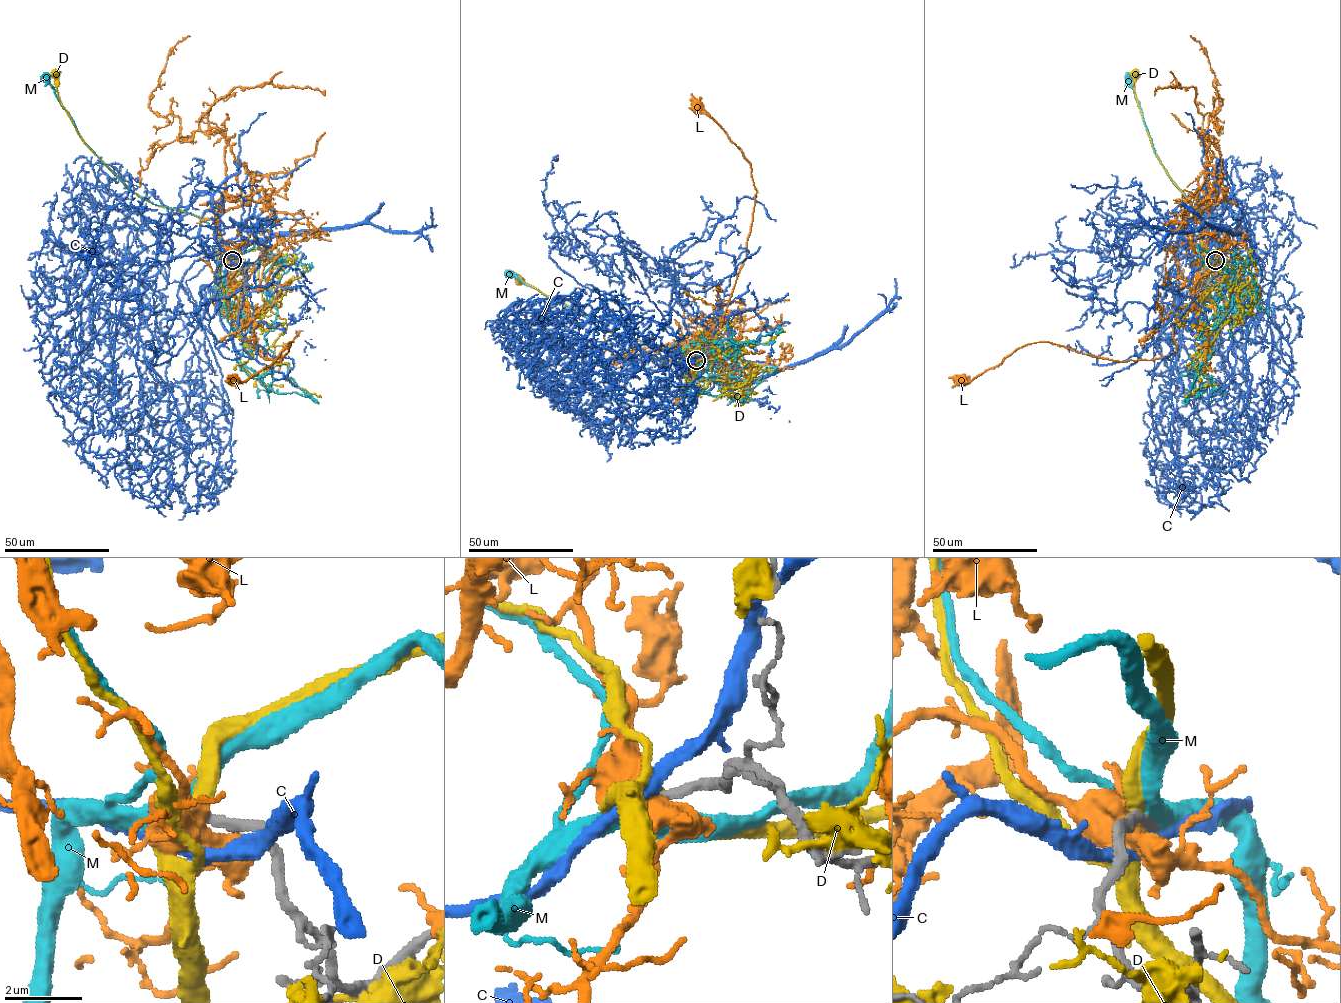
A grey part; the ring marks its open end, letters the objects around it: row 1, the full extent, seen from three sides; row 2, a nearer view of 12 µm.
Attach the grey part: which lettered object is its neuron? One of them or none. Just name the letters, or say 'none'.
M

